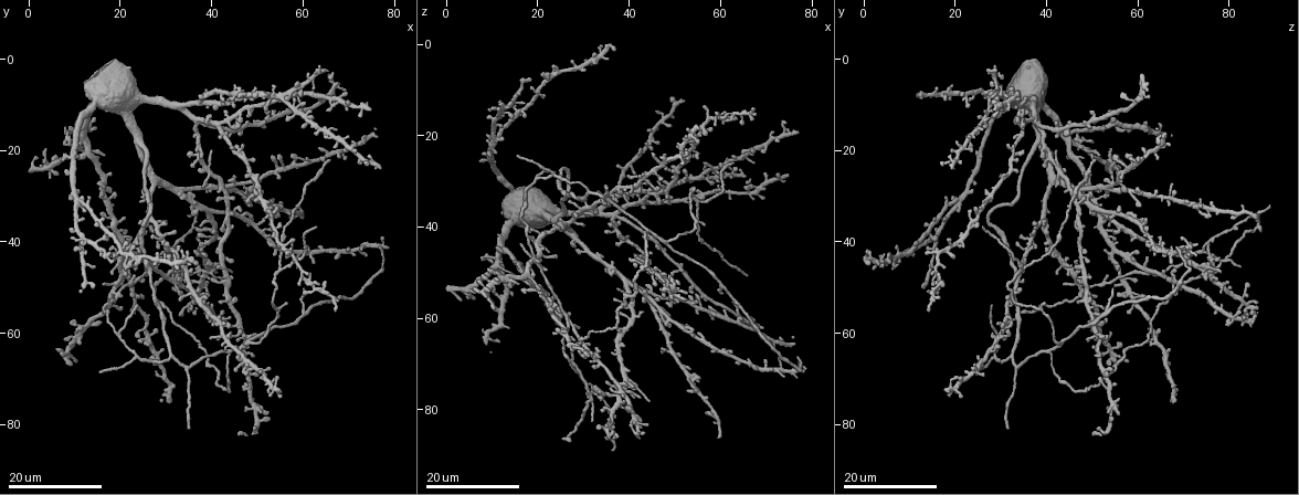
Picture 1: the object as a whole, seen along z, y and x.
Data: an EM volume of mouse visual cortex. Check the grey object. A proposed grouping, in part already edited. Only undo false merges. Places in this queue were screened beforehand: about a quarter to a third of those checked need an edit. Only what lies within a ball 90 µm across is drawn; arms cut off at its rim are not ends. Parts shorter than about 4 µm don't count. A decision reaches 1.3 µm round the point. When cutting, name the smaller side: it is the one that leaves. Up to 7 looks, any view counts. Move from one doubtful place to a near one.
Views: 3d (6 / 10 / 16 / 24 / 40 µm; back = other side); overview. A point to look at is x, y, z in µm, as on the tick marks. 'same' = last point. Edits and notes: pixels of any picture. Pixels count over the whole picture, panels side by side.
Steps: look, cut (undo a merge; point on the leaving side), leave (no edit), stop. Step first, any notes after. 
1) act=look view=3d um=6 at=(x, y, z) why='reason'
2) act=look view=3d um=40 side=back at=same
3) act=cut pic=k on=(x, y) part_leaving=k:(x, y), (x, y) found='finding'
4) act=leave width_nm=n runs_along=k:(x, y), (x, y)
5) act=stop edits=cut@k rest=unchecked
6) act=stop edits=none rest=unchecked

act=look view=3d um=16 at=(44.0, 61.5, 29.5) why='four or more arms meet'

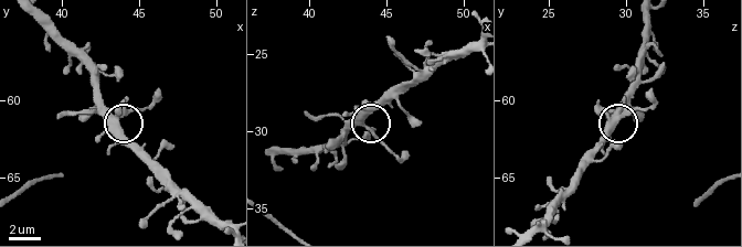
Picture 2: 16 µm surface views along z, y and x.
act=look view=3d um=10 at=same why='zoom in'

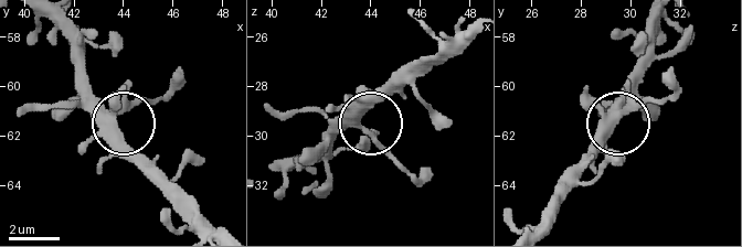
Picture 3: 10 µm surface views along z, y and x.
act=leave arms=5 found='all the same neuron'

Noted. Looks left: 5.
act=look view=3d um=16 at=(55.5, 46.0, 34.5) why='branch point'

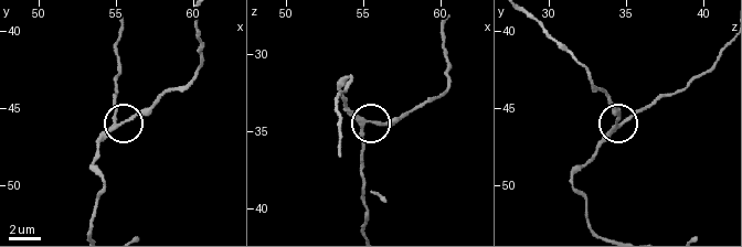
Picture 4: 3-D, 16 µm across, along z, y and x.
act=look view=3d um=10 at=(55.0, 46.2, 34.6)

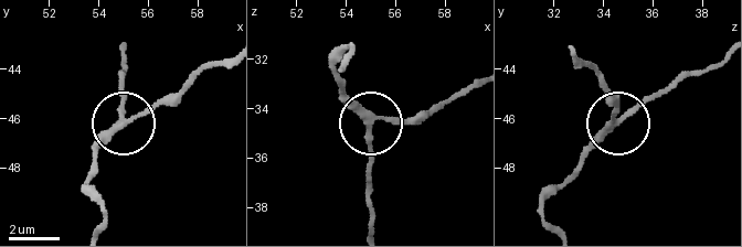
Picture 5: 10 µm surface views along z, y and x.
act=cut pic=5 on=(163, 103) side_arm_um=18 arms=3 found='two neurons meet here'

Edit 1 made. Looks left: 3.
act=look view=3d um=24 at=(34.5, 68.0, 33.5) why='small branch off a trunk'

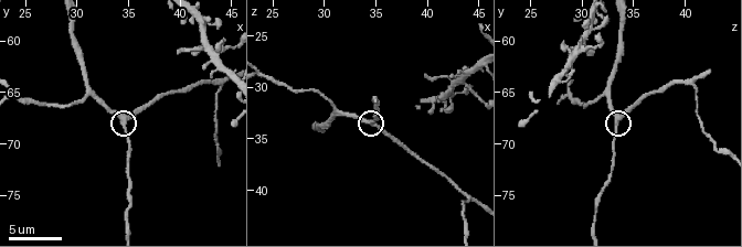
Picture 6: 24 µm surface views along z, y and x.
act=look view=3d um=10 at=(34.4, 68.4, 33.4)

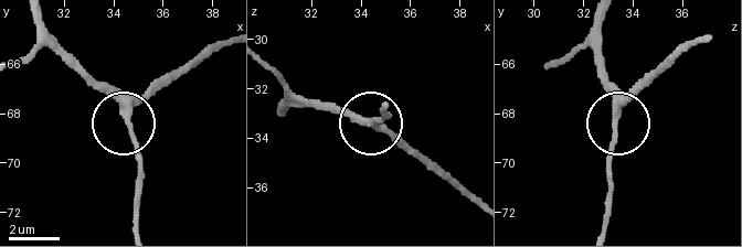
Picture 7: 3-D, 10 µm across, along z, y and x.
act=leave arms=3 runs_along=7:(603, 18), (599, 68), (618, 113), (612, 180) found='all the same neuron'

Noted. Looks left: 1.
act=look view=3d um=10 at=(44.2, 64.2, 40.8) why='a fork'

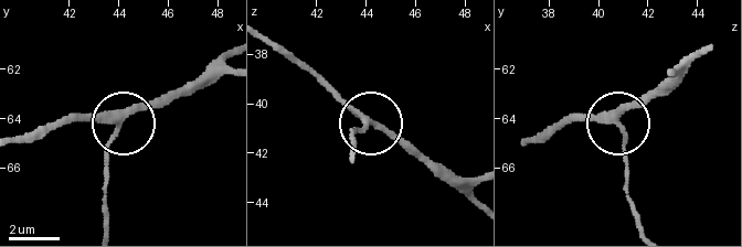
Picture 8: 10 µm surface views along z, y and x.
act=leave width_nm=230 runs_along=8:(526, 140), (574, 121), (612, 121), (655, 98) found='continuous, no second neuron'

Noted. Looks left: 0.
act=stop edits=cut@5 rest=unchecked

